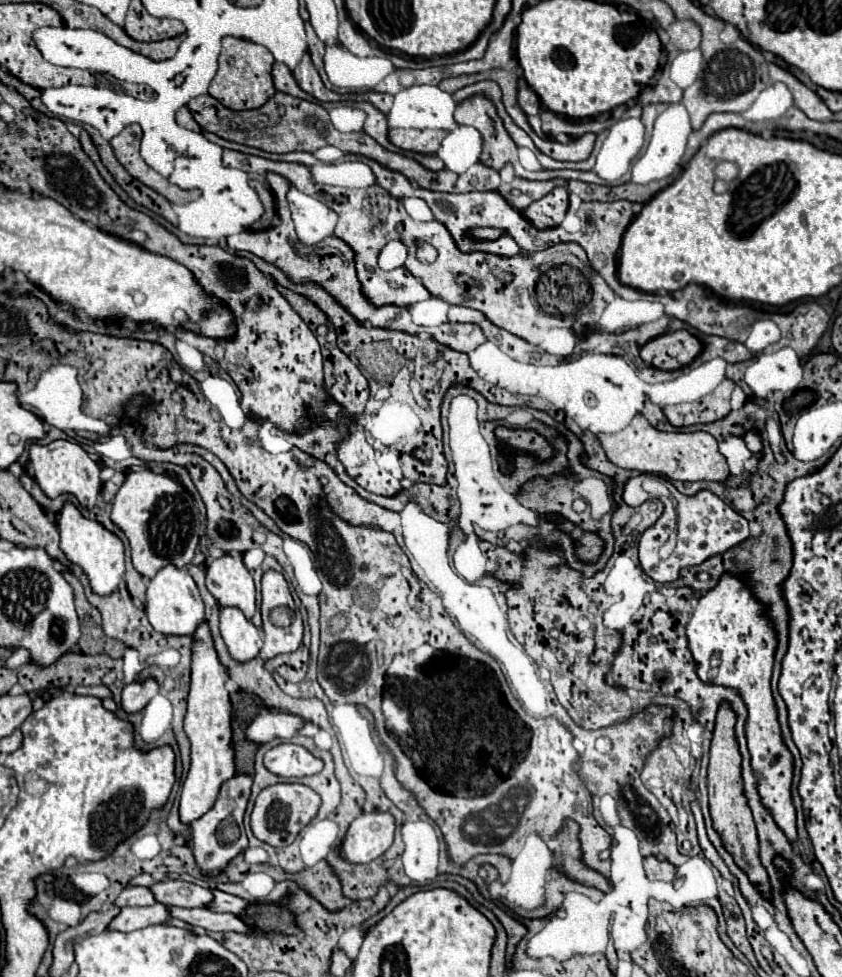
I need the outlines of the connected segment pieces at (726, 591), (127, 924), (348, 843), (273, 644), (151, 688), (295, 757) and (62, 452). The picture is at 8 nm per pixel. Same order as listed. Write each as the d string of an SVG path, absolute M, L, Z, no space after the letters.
M729 573L723 575L721 581L717 583L717 587L699 599L699 603L693 611L693 617L687 625L687 645L689 645L689 651L695 661L697 677L703 683L733 687L739 691L741 699L747 707L745 737L747 737L749 753L751 753L751 767L753 767L753 773L761 777L761 779L757 779L757 791L761 795L761 803L765 803L765 807L769 807L773 821L777 823L777 827L781 827L781 831L785 831L785 835L789 835L789 843L793 843L793 847L795 847L797 845L797 827L795 827L795 807L791 801L793 757L781 739L777 709L775 709L775 701L771 695L771 669L773 669L773 655L777 649L777 639L775 639L773 625L769 623L767 615L763 613L763 605L753 597L753 593L747 589L747 585L739 577L733 577Z
M155 903L151 907L123 907L119 911L119 915L111 919L107 929L129 933L129 931L135 931L135 929L143 929L147 925L163 923L167 919L171 919L171 915L169 915L167 907L161 905L161 903Z
M361 813L347 829L343 855L349 863L371 863L381 857L393 843L395 819L389 813Z
M267 571L261 579L261 615L263 615L263 633L265 633L265 643L263 649L259 653L261 659L271 659L279 653L291 653L297 651L297 647L301 645L303 639L303 621L301 621L301 613L297 611L289 585L283 577L283 573L279 571Z
M155 679L125 685L121 693L121 707L125 713L139 713L157 693L159 693L159 685L155 683Z
M281 743L267 751L263 765L281 777L305 777L315 775L323 769L323 761L311 755L305 747L293 743Z
M53 441L49 445L37 445L33 443L29 447L29 459L33 467L33 475L41 491L49 497L55 499L59 495L73 495L81 503L81 507L93 509L97 503L97 497L101 493L101 479L99 479L99 465L89 459L89 455L71 441Z

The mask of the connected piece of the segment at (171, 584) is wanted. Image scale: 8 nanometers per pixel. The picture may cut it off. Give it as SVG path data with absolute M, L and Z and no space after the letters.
M167 565L163 567L147 585L147 605L145 613L149 617L149 623L153 625L155 631L163 635L193 635L197 627L205 621L205 611L203 611L203 599L197 591L195 581L191 575L183 573L181 569Z

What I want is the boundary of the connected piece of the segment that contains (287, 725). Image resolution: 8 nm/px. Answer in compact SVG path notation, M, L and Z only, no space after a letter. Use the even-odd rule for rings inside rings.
M261 709L259 715L247 725L245 737L251 743L269 743L273 739L291 739L305 721L297 715L275 713L271 709Z

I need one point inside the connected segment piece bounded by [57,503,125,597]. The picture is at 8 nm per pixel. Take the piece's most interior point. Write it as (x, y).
(99, 553)

